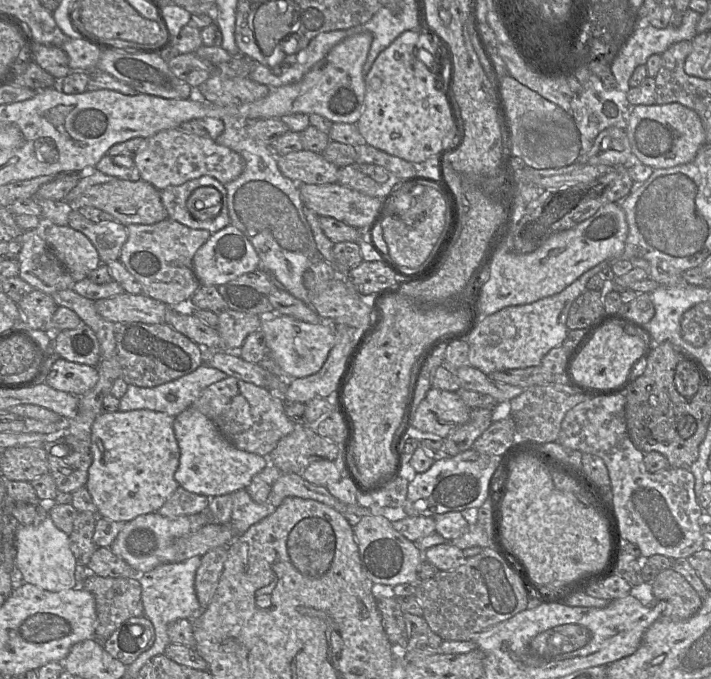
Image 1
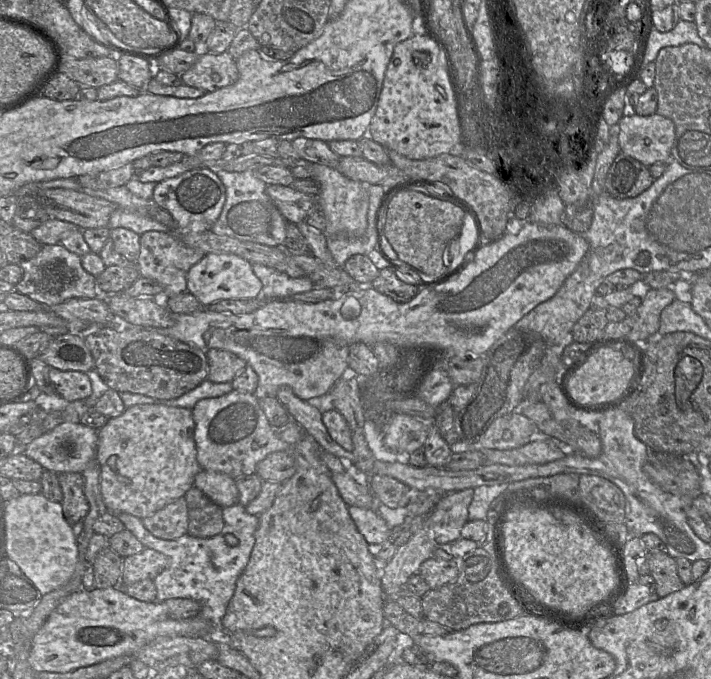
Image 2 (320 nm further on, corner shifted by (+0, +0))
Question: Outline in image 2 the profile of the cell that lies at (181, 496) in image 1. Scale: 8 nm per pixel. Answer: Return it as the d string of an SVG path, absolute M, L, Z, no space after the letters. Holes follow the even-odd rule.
M184 497L168 503L153 515L142 519L143 526L155 537L175 540L188 531L188 510Z

